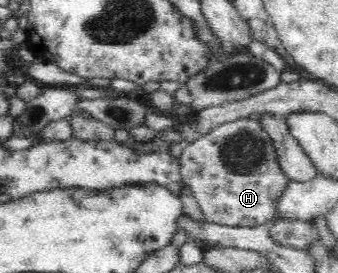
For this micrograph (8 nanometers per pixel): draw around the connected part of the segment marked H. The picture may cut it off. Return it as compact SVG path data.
M243 118L216 125L209 133L196 137L183 145L179 158L180 175L185 186L200 207L205 223L226 227L257 227L273 219L272 203L283 193L287 178L277 164L277 156L272 151L270 139L262 131L258 121Z

